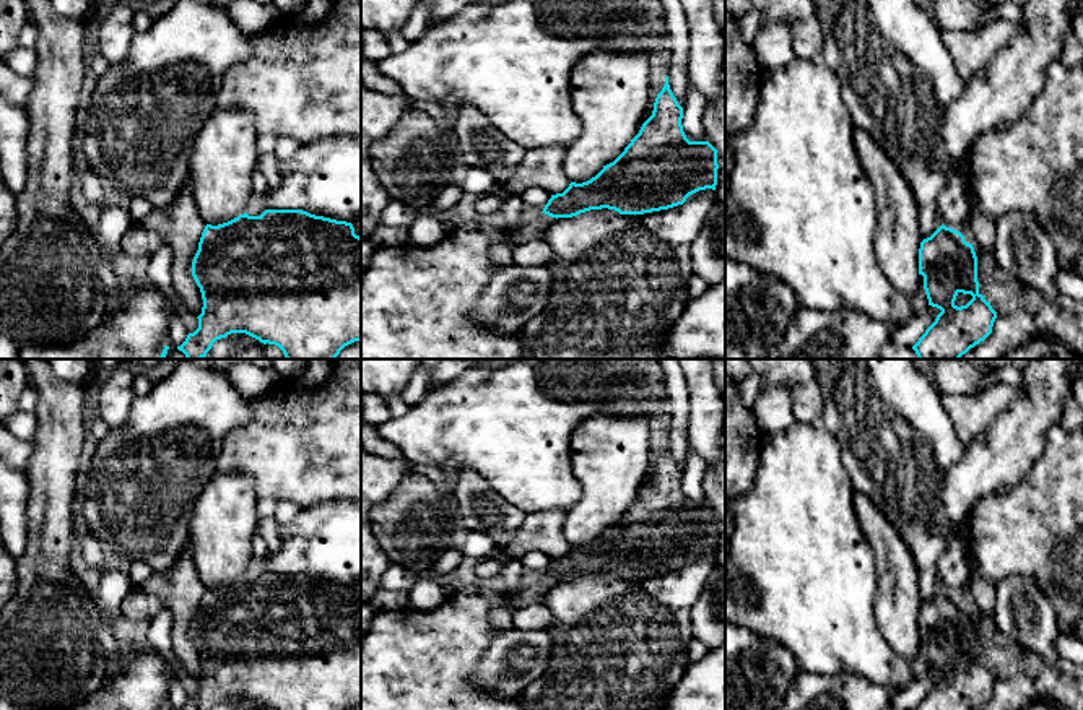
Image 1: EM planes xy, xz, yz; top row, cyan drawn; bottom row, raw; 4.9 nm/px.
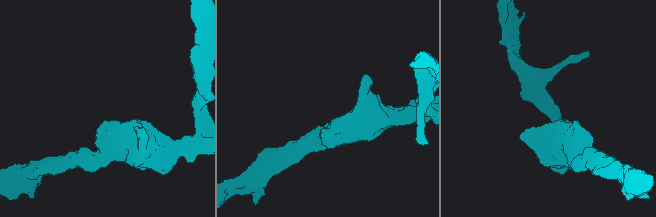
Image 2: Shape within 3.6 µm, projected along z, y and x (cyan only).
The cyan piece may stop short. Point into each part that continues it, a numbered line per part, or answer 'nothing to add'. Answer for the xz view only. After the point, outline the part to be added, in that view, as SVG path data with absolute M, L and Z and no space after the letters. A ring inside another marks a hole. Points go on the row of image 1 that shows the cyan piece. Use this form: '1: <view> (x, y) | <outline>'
nothing to add

